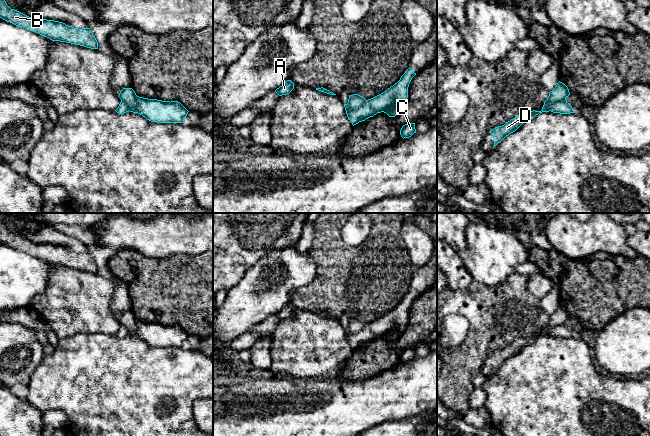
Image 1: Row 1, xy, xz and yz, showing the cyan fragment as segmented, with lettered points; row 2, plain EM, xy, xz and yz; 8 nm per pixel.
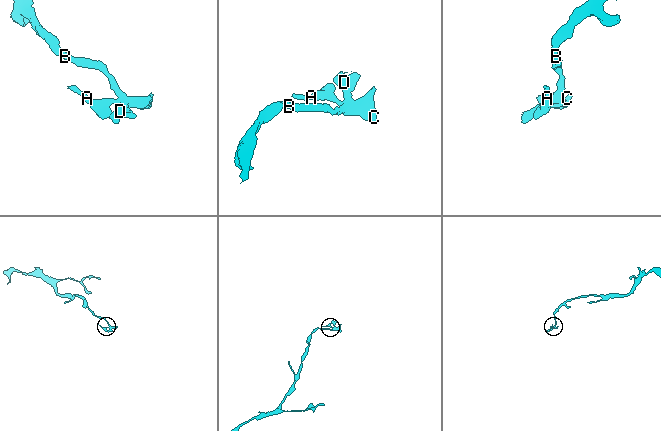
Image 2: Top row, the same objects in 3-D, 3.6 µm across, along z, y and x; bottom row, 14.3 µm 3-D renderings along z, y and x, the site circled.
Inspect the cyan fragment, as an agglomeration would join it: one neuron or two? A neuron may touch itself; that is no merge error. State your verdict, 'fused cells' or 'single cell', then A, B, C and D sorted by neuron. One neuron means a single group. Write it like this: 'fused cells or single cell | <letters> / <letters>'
fused cells | A C / B D

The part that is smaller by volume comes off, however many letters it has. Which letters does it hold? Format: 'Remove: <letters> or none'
Remove: A, C

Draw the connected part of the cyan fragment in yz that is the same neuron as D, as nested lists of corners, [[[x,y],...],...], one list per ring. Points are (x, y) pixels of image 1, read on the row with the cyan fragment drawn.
[[[559,81],[556,87],[549,92],[549,96],[544,102],[541,111],[533,110],[526,114],[519,114],[515,118],[506,122],[504,125],[498,126],[489,132],[493,135],[494,147],[498,143],[500,143],[506,136],[515,132],[523,123],[530,119],[533,119],[539,113],[549,112],[553,103],[562,101],[566,99],[569,95],[570,92],[568,87],[564,83]]]

